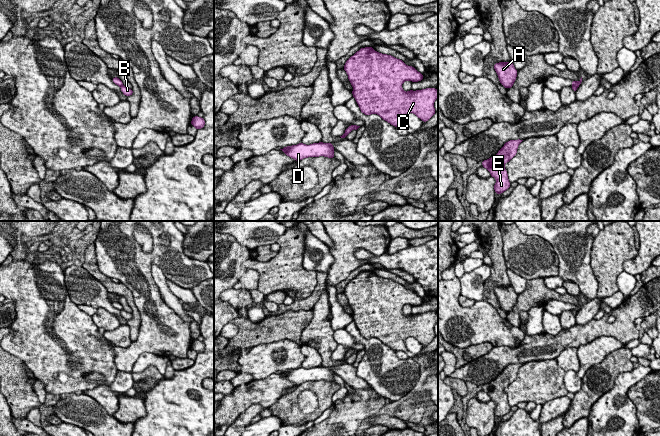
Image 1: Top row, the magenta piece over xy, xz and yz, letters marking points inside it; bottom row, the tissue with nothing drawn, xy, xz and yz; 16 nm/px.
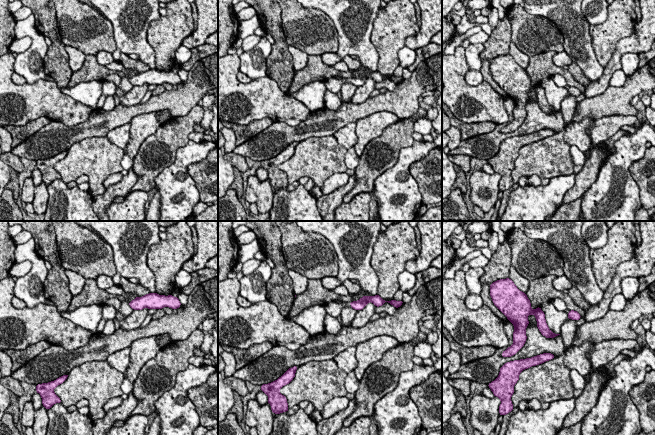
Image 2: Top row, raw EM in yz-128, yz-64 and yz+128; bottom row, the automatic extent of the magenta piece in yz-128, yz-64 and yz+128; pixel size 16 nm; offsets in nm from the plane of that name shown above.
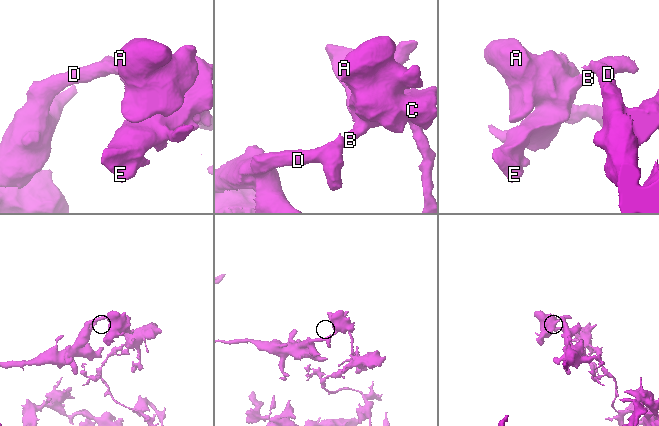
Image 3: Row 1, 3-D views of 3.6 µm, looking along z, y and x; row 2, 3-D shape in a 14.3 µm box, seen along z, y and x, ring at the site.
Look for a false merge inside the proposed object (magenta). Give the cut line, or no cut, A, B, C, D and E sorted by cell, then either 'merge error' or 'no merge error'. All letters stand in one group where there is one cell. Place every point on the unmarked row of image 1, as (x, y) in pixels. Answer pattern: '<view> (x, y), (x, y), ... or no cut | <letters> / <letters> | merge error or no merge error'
xy (122, 308), (120, 310) | A B C E / D | merge error

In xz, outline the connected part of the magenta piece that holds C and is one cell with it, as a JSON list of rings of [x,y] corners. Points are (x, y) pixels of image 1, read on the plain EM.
[[[365,271],[346,285],[344,294],[353,310],[353,321],[365,339],[377,338],[395,351],[404,351],[404,342],[408,337],[413,337],[423,346],[426,346],[436,336],[434,332],[434,326],[438,322],[436,312],[410,314],[408,316],[402,313],[404,305],[418,306],[423,303],[424,299],[400,283],[376,276],[373,271]]]

